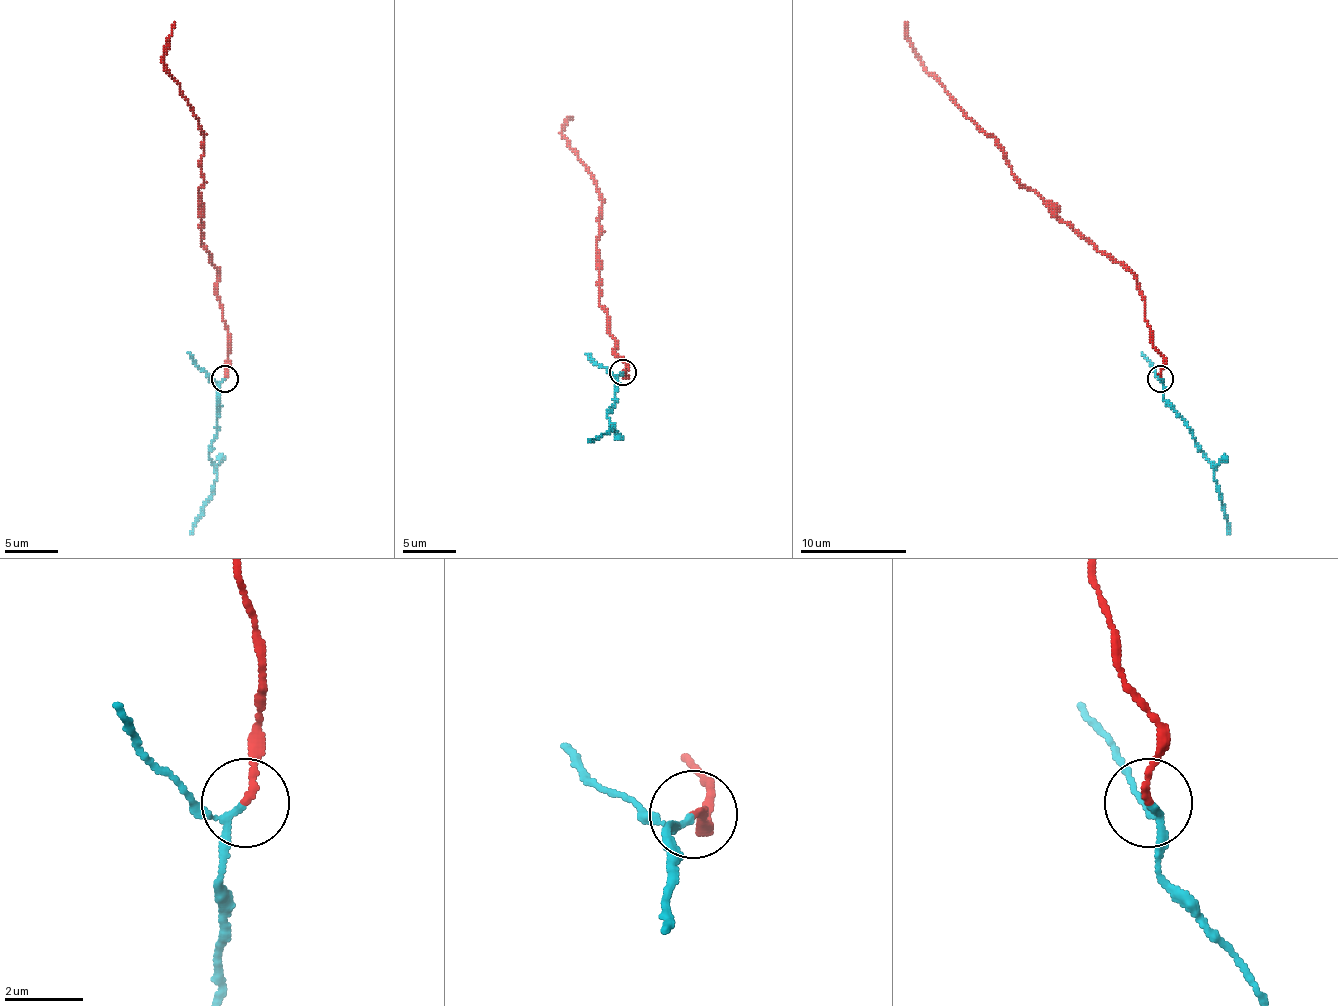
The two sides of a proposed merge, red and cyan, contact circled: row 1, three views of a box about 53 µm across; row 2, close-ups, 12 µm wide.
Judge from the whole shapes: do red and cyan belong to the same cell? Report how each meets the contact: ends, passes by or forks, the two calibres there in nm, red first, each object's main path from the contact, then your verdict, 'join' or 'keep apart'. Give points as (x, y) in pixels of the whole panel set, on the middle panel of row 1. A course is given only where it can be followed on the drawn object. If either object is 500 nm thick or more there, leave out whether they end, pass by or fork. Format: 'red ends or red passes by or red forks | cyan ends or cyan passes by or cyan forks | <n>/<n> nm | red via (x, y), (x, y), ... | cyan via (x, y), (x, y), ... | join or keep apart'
red ends | cyan passes by | 170/130 nm | red via (623, 373), (626, 365), (599, 301), (602, 194), (562, 135), (572, 117) | cyan via (623, 373), (618, 375), (615, 402), (607, 415), (615, 426), (602, 437), (588, 439) | join

